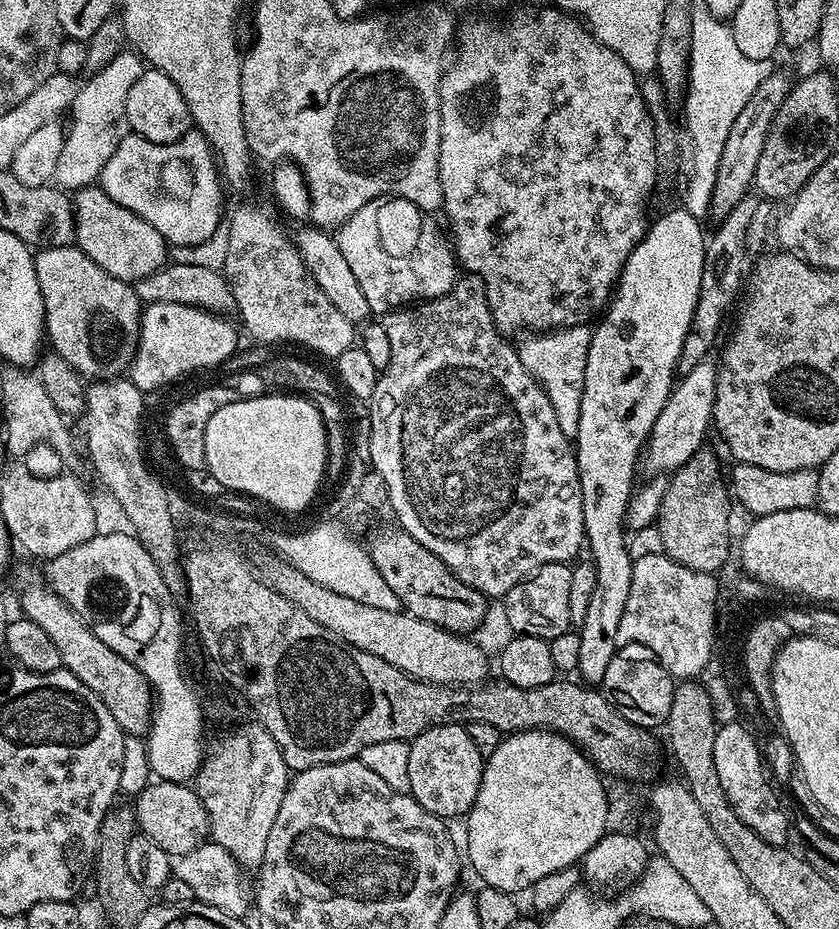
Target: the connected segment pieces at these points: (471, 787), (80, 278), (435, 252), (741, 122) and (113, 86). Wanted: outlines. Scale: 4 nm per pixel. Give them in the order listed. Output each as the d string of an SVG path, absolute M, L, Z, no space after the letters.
M459 722L434 726L415 736L410 741L408 749L410 750L410 786L408 792L412 797L435 816L441 818L449 818L448 816L467 817L469 810L472 809L478 798L478 786L482 782L486 759L482 754L478 754L478 746L474 746L467 727Z
M41 248L35 253L38 286L44 303L44 330L51 351L92 382L123 377L132 367L140 341L142 305L127 280L106 274L81 248Z
M379 196L362 210L358 210L349 220L343 221L335 229L338 250L346 258L346 263L358 278L358 286L362 286L362 294L366 294L366 302L370 302L373 314L395 312L396 309L411 305L413 302L433 300L446 294L456 285L458 279L458 261L456 253L449 241L440 233L438 225L432 221L431 215L421 212L414 202L397 196Z
M769 71L758 90L750 94L750 102L742 106L742 114L734 118L734 126L730 126L730 134L726 134L726 142L722 146L722 158L718 158L718 170L714 178L711 209L718 211L719 215L723 216L731 208L738 206L749 195L756 176L758 158L766 142L766 134L774 122L774 114L778 114L782 102L788 97L789 87L790 79L788 80L786 73Z
M121 50L104 68L93 71L92 77L81 83L70 109L72 125L67 125L62 154L54 166L55 187L63 190L91 188L99 181L100 172L110 160L110 154L129 135L126 118L126 94L130 86L146 71L146 65L135 52Z

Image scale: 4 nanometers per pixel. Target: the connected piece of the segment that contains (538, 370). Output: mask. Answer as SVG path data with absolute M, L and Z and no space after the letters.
M579 324L569 328L558 328L543 334L528 334L518 344L520 361L526 366L529 374L536 379L548 395L550 406L554 406L554 415L558 426L570 438L578 430L578 414L582 406L582 386L586 374L586 354L590 350L592 328L588 324Z

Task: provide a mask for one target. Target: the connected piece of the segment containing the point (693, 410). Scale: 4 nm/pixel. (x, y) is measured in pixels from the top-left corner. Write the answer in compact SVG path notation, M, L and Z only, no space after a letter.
M707 358L675 381L666 406L662 406L662 414L658 414L642 452L642 464L649 468L649 473L668 474L681 468L707 441L704 439L708 436L708 428L710 432L713 427L712 407L716 397L717 371L717 365Z

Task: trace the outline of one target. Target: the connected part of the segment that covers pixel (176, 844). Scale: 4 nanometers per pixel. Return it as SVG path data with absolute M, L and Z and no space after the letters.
M157 779L147 784L135 797L134 807L137 829L146 838L158 842L158 846L162 846L162 850L166 850L173 858L190 854L190 850L209 839L206 806L202 806L195 787L187 783L175 784L173 780Z

